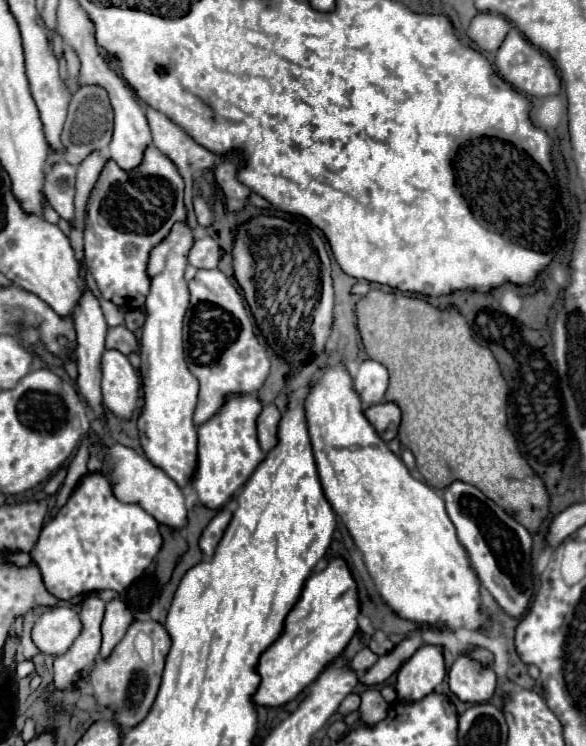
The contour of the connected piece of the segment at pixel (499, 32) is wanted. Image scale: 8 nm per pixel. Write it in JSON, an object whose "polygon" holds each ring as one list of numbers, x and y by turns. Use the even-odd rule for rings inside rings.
{"polygon":[[483,12,473,18,467,34,471,40,479,44,481,50,495,52,501,46,501,42,505,40,509,30,511,30,511,24,503,16]]}

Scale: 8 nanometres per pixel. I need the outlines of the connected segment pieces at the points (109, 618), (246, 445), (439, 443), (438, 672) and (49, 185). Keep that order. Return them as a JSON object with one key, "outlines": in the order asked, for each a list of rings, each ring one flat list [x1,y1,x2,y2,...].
{"outlines":[[[111,600,107,602,105,618,101,622,101,634,103,634,103,644,101,644,101,656,109,658,113,648,119,644,119,640,125,636,129,624,133,622,131,610,121,602,121,600]],[[255,394,231,396,211,420,197,428,197,466,191,478,191,486,205,508,217,510,225,506,265,458,263,450,259,448,255,430,255,420,259,412,261,402]],[[373,288,357,302,357,326,367,356,389,370,391,384,385,400,395,402,401,410,399,440,413,452,423,480,437,490,445,490,457,480,467,482,525,526,529,534,537,534,549,514,549,492,543,478,533,472,517,448,507,426,507,382,491,350,473,340,467,320,455,308,439,310,421,298]],[[421,646,399,670,395,692,403,702,417,702,431,694,445,678,441,646]],[[57,162,47,170,45,194,53,210,75,226,75,166]]]}

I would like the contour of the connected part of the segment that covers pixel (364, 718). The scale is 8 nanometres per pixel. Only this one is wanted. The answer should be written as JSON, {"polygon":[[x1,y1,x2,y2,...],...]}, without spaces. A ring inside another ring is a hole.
{"polygon":[[367,688,361,694,361,706,359,706,359,720,361,720,361,724,369,726,369,728,379,724,387,716,387,708,389,708,389,704,383,700,379,690]]}

